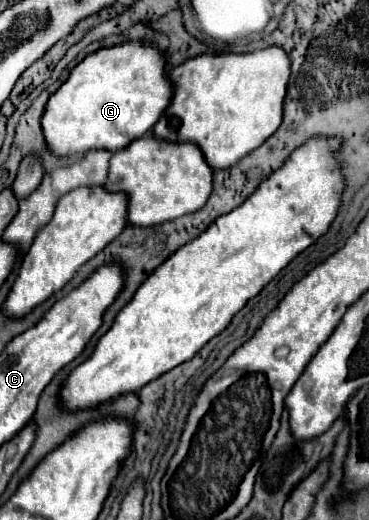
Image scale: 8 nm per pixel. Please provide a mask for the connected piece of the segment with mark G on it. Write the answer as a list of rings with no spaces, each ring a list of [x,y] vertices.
[[[121,43],[109,49],[99,49],[75,65],[69,79],[49,97],[41,117],[45,143],[57,157],[87,153],[91,149],[105,149],[111,153],[121,151],[151,131],[165,111],[165,105],[169,105],[169,93],[171,89],[169,81],[165,81],[165,61],[161,61],[161,51],[157,47],[147,43]]]

